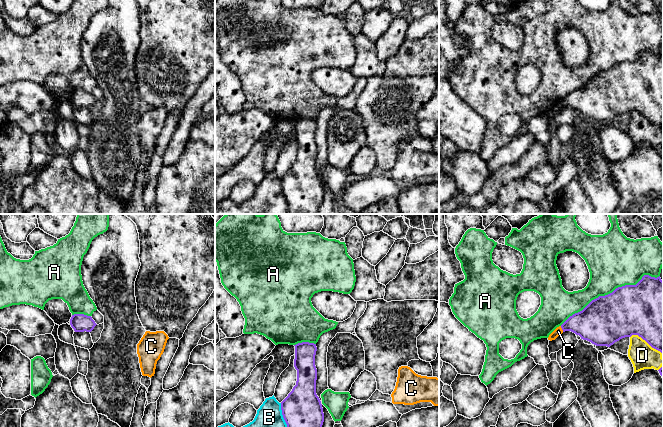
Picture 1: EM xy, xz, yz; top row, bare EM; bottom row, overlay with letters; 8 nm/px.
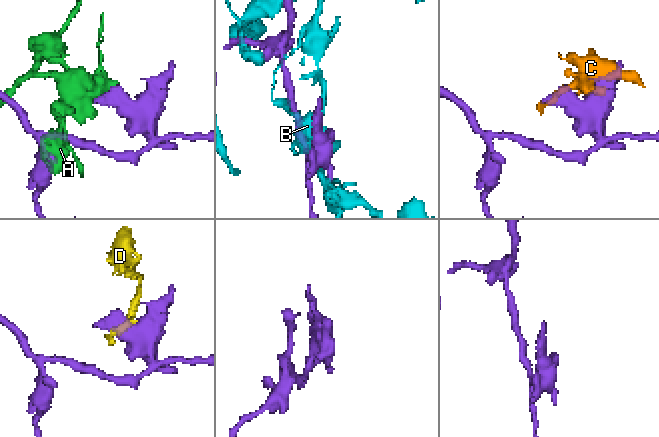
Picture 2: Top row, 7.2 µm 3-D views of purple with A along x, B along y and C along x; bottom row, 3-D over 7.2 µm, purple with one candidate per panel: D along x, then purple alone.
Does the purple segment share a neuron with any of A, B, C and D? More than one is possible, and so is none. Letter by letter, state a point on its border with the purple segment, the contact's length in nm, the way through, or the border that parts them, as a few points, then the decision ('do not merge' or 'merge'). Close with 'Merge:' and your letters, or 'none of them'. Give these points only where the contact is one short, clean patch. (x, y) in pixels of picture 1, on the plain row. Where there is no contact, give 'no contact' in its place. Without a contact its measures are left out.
A: yz (610, 69) | 900 nm | do not merge
B: xz (284, 195) | 280 nm | do not merge
C: yz (562, 105) | 50 nm | along yz (560, 102), (563, 107) | do not merge
D: yz (648, 119) | 320 nm | do not merge
Merge: none of them

